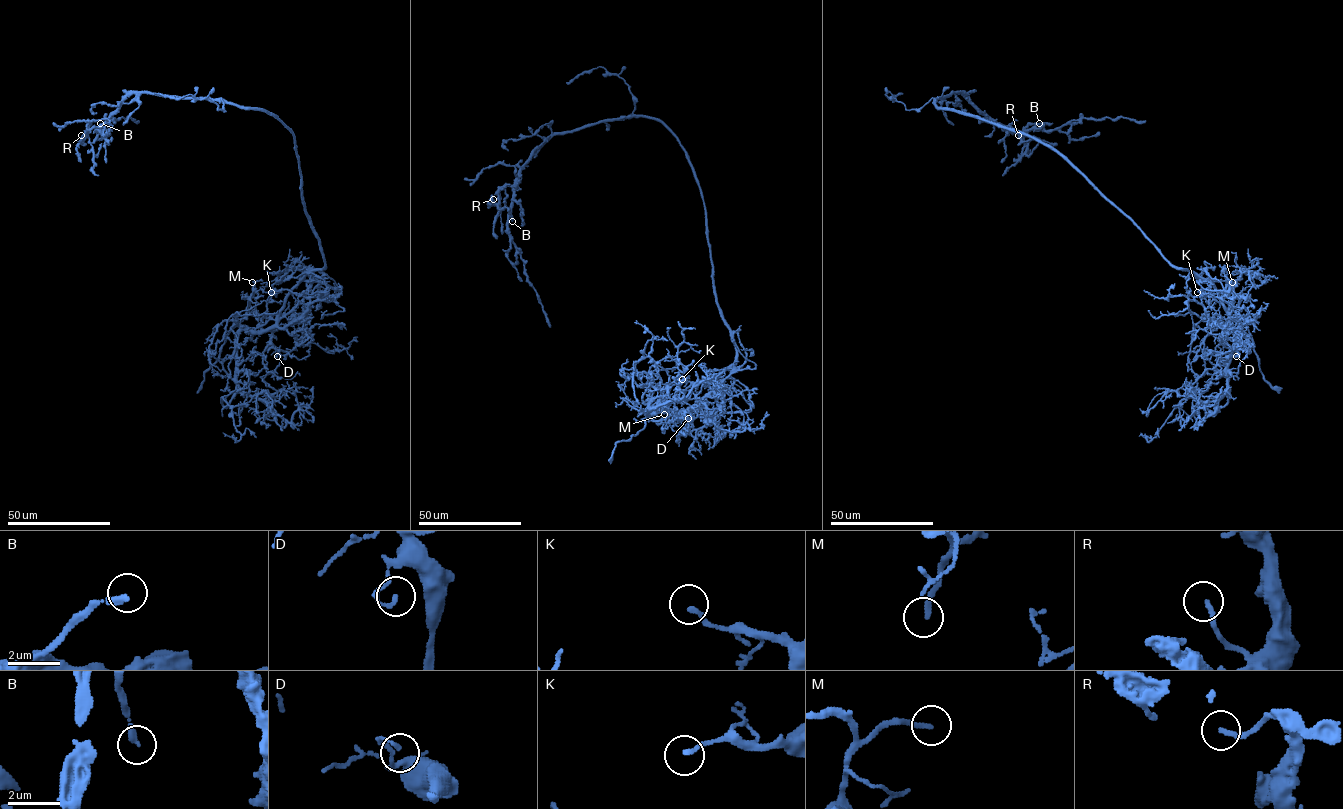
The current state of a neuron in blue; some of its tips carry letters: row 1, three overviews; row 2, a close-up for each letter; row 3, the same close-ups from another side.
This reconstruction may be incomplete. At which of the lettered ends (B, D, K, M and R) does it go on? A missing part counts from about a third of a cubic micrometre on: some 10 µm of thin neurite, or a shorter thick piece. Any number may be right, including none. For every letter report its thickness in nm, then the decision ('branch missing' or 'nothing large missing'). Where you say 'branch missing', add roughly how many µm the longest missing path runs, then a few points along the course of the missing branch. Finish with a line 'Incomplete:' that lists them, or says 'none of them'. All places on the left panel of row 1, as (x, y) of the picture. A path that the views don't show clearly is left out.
B: 240 nm | branch missing | 6 µm
D: 140 nm | nothing large missing
K: 170 nm | nothing large missing
M: 180 nm | branch missing | 10 µm
R: 170 nm | nothing large missing
Incomplete: B, M

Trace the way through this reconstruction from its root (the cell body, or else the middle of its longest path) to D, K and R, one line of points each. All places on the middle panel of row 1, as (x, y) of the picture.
D: (709, 246), (716, 302), (730, 330), (736, 358), (719, 376), (710, 392), (683, 414), (683, 419), (688, 418)
K: (709, 246), (716, 302), (736, 350), (735, 361), (722, 371), (738, 368), (721, 383), (694, 383), (682, 379)
R: (709, 246), (686, 151), (661, 122), (643, 116), (554, 133), (516, 182), (499, 190), (499, 202), (493, 199)

